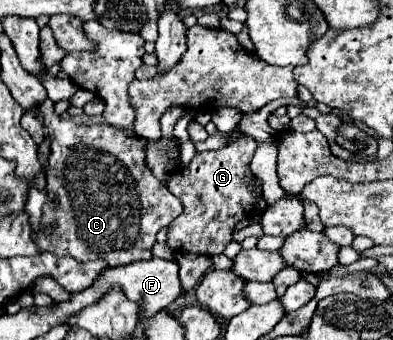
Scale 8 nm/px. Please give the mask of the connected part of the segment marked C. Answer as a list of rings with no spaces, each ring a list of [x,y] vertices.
[[[46,98],[38,104],[34,114],[42,116],[44,126],[48,128],[50,142],[52,142],[52,154],[48,158],[48,192],[56,196],[58,208],[50,210],[46,206],[42,224],[52,224],[54,230],[50,236],[38,234],[34,236],[34,242],[40,250],[52,252],[56,256],[72,256],[78,262],[90,262],[90,260],[104,260],[108,266],[124,266],[138,260],[150,260],[152,258],[152,246],[156,244],[156,234],[162,226],[168,226],[180,212],[182,204],[180,200],[162,186],[160,180],[156,180],[150,170],[144,164],[144,144],[146,140],[130,136],[114,126],[102,124],[102,126],[78,126],[72,120],[60,120],[60,116],[54,112],[54,102]]]

